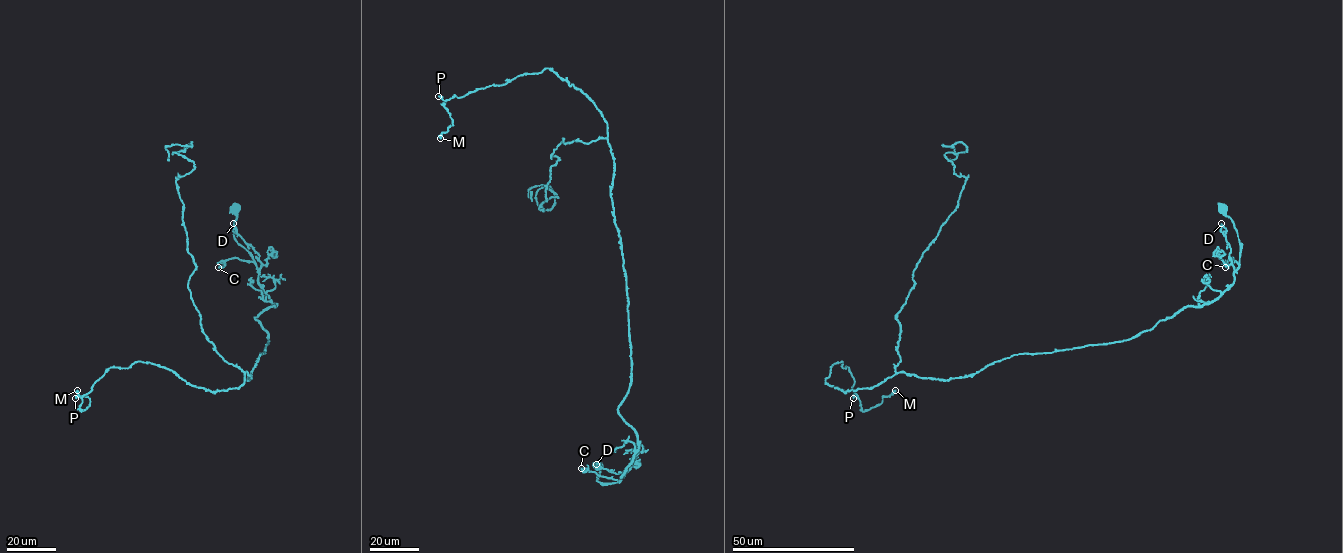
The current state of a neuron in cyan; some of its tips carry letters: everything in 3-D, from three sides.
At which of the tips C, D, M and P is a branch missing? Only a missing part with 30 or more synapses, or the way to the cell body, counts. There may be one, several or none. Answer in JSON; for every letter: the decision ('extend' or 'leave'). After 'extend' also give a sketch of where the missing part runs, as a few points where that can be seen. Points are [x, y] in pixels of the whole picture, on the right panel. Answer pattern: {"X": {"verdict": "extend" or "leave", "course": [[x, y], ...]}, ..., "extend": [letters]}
{"C": {"verdict": "leave"}, "D": {"verdict": "leave"}, "M": {"verdict": "leave"}, "P": {"verdict": "leave"}, "extend": []}

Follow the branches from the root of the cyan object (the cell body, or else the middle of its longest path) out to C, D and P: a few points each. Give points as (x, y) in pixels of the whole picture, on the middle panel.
C: (599, 466), (598, 482), (619, 482), (581, 468)
D: (599, 466), (598, 482), (618, 482), (624, 476), (622, 472), (596, 469), (596, 464)
P: (599, 466), (598, 482), (618, 482), (638, 449), (618, 412), (631, 362), (607, 123), (547, 68), (438, 96)

